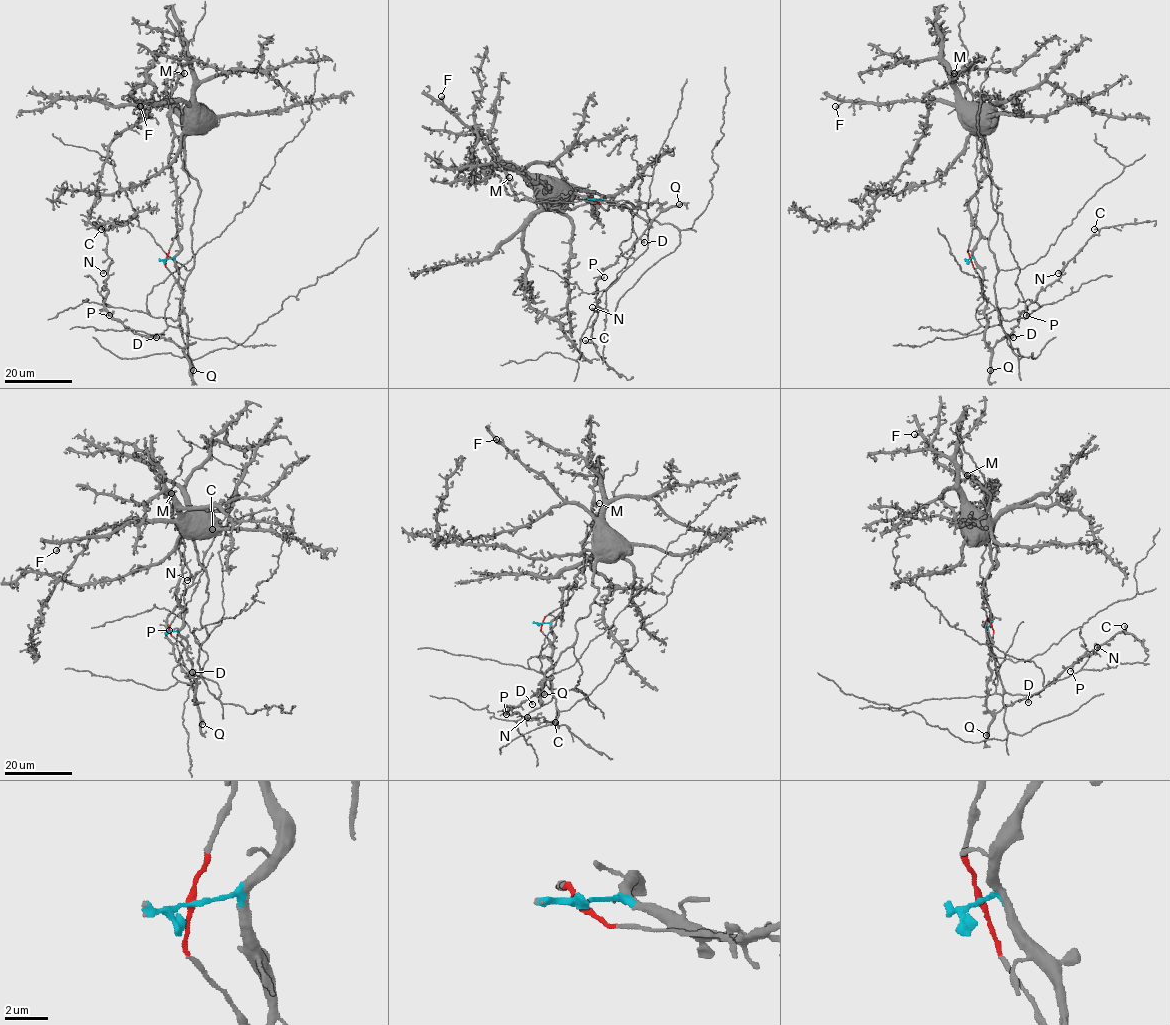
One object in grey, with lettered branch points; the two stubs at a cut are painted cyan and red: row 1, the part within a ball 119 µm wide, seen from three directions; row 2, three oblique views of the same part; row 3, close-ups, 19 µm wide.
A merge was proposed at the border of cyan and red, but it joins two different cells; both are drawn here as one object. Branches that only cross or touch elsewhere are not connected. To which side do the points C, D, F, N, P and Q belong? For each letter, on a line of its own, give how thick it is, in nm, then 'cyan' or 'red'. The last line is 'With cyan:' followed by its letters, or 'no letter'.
C: 320 nm | cyan
D: 400 nm | cyan
F: 460 nm | red
N: 380 nm | cyan
P: 200 nm | cyan
Q: 220 nm | cyan
With cyan: C, D, N, P, Q

